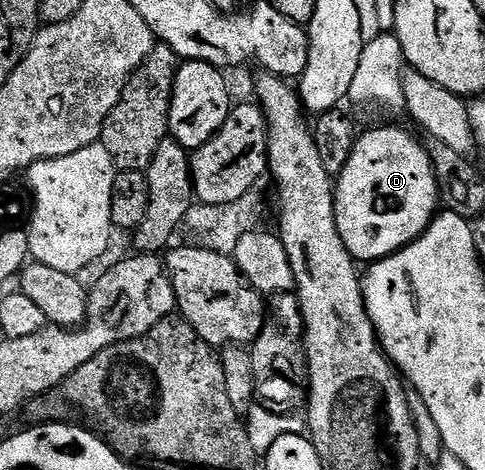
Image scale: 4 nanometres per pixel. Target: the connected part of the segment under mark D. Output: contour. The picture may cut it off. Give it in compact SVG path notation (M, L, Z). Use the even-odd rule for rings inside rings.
M370 129L367 133L363 132L358 138L358 142L354 144L352 155L348 155L348 163L344 163L344 171L339 173L336 178L336 188L334 190L334 206L336 207L336 227L340 227L340 239L344 239L344 247L348 247L348 251L359 262L373 263L388 257L392 253L397 253L405 245L411 245L417 237L430 226L436 214L439 212L440 206L440 190L438 188L438 176L434 170L434 165L430 162L430 155L425 144L421 145L412 134L406 129Z

